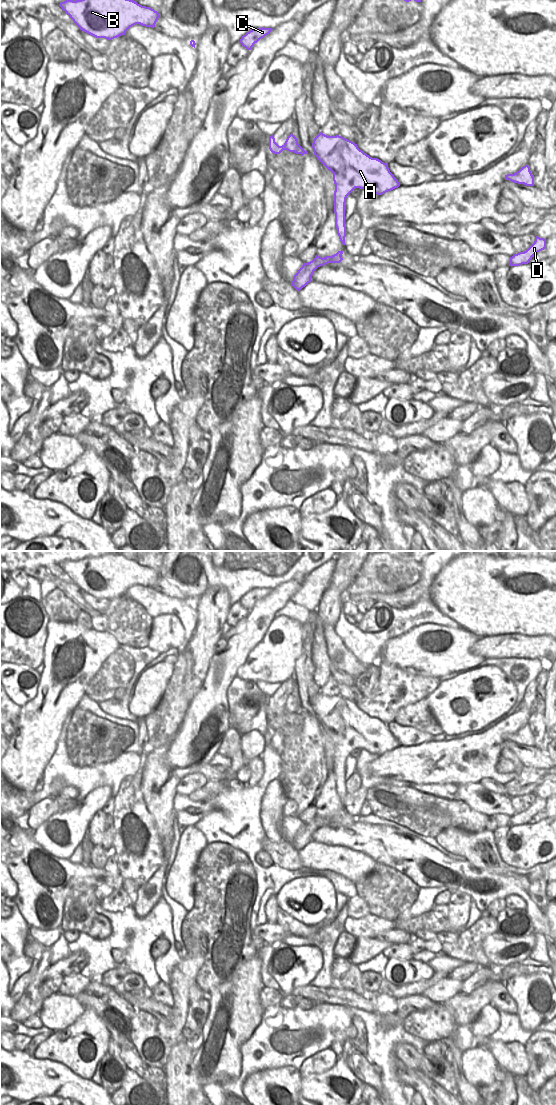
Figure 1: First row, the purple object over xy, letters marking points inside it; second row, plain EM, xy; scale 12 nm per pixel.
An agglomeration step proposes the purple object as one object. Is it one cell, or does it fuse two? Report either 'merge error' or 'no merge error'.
no merge error

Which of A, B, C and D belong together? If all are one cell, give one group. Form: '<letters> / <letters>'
A B C D

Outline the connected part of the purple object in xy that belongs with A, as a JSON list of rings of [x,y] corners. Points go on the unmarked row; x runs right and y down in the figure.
[[[320,692],[314,698],[312,708],[314,715],[317,717],[319,722],[333,733],[333,741],[335,744],[335,787],[341,803],[345,805],[345,763],[347,756],[350,755],[355,748],[366,749],[372,754],[382,755],[398,748],[400,743],[390,732],[387,723],[384,723],[377,718],[370,717],[360,710],[357,704],[342,696],[327,696]]]

